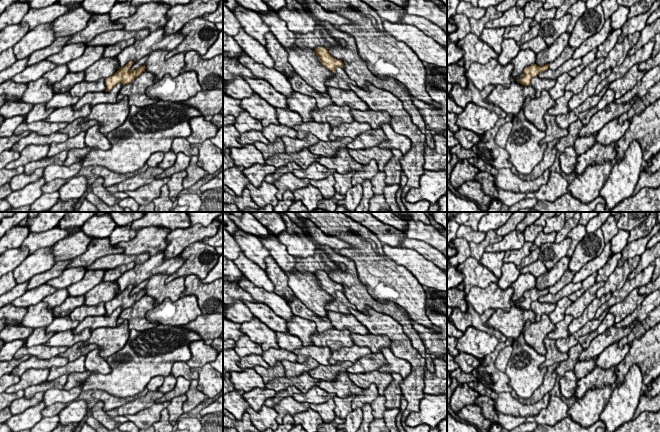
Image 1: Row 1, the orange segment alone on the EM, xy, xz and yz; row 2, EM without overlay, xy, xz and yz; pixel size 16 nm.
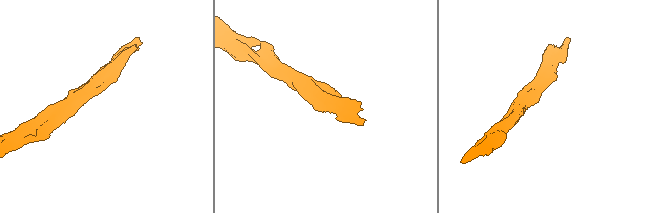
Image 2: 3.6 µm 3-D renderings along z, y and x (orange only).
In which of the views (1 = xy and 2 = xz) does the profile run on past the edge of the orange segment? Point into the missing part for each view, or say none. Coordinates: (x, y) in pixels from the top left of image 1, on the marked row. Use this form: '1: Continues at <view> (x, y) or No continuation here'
1: No continuation here
2: No continuation here

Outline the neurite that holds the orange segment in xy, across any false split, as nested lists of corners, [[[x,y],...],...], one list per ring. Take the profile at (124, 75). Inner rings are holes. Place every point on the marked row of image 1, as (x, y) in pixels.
[[[130,61],[128,64],[126,64],[124,67],[122,67],[120,70],[115,72],[112,76],[105,78],[105,85],[106,85],[106,92],[113,89],[117,84],[122,83],[123,86],[126,84],[131,83],[134,81],[135,78],[137,78],[139,75],[141,75],[143,72],[145,72],[145,65],[139,67],[138,69],[134,71],[130,71],[132,65],[134,64],[133,61]]]

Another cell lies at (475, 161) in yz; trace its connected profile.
[[[473,157],[468,159],[468,162],[471,166],[474,166],[479,169],[480,172],[488,172],[490,173],[492,166],[490,164],[487,164],[482,159],[478,157]]]

